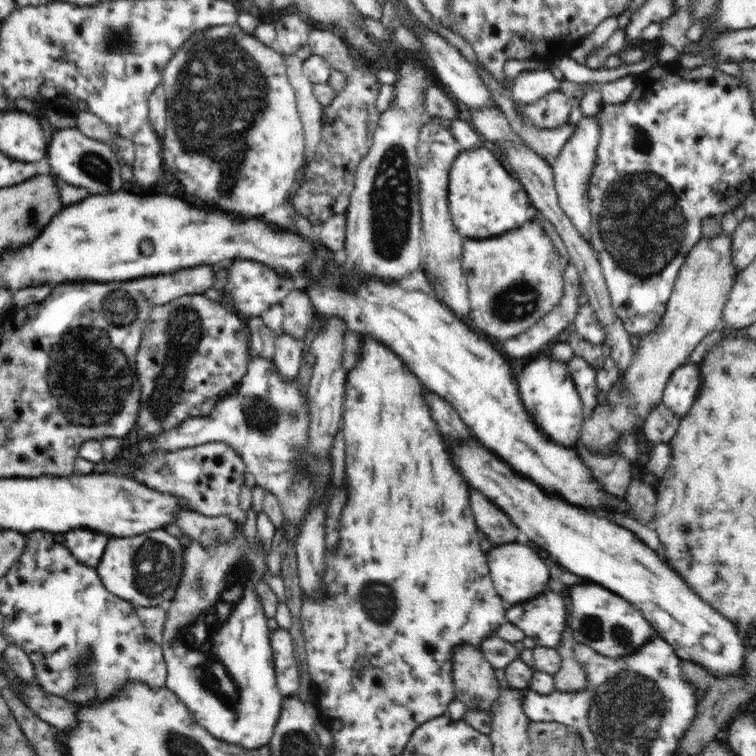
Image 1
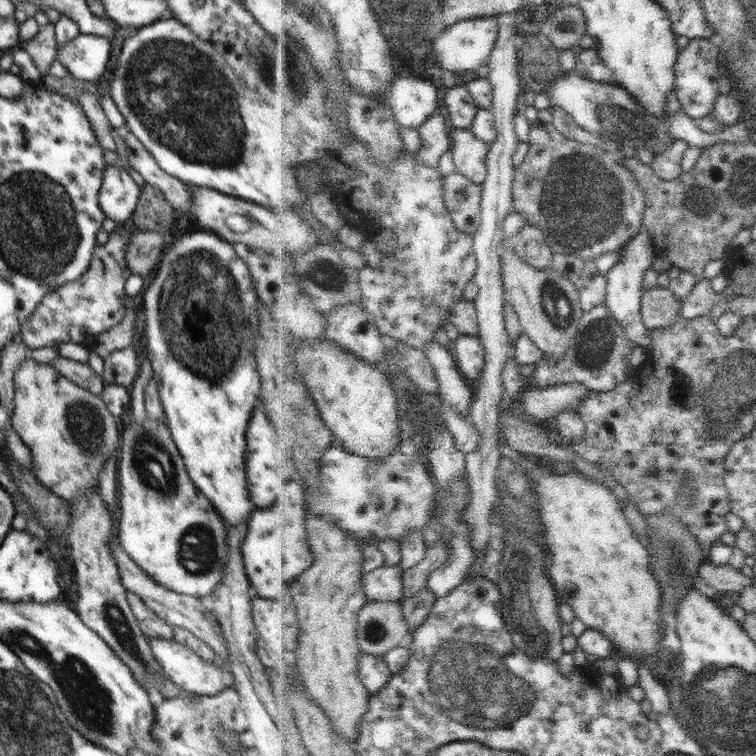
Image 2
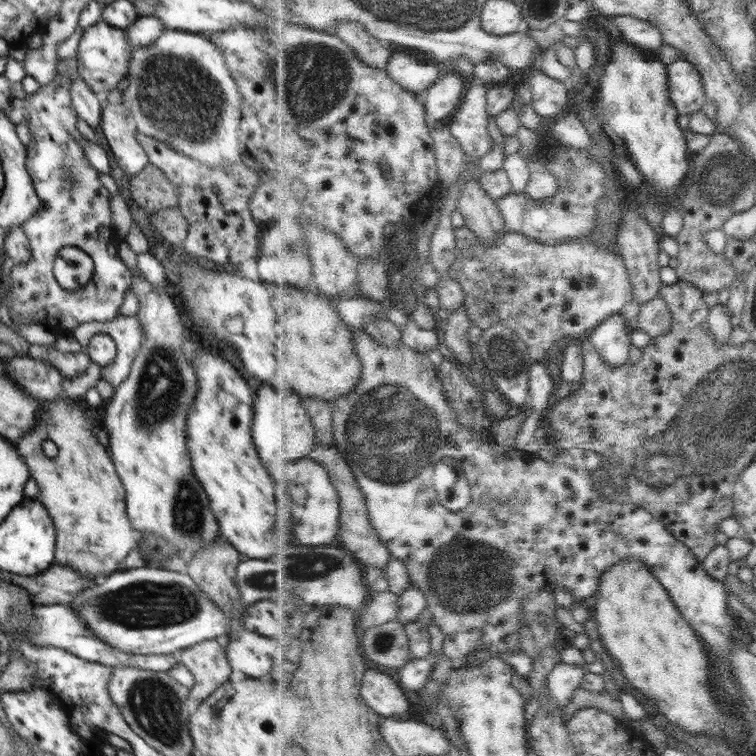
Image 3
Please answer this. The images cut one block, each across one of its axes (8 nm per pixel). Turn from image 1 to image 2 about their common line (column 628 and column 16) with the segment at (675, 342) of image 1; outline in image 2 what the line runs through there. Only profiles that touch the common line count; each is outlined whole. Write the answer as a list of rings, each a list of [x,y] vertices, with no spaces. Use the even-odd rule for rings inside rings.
[[[31,354],[14,369],[13,381],[13,430],[31,452],[34,477],[68,502],[84,491],[98,491],[99,472],[120,443],[114,415],[101,396],[70,382],[49,364],[34,362]]]

